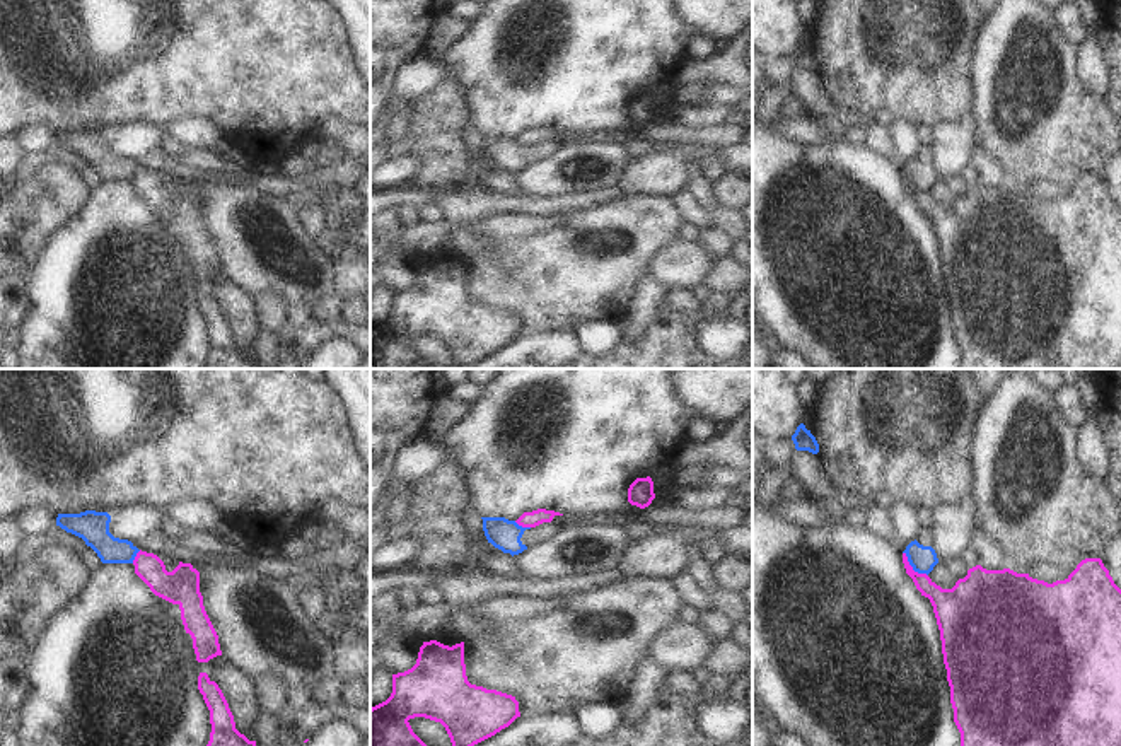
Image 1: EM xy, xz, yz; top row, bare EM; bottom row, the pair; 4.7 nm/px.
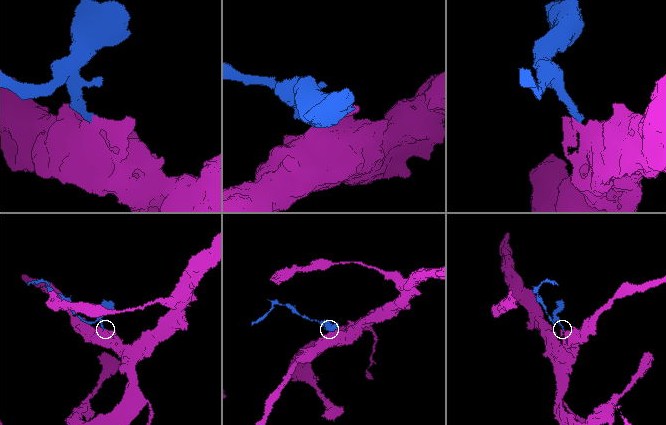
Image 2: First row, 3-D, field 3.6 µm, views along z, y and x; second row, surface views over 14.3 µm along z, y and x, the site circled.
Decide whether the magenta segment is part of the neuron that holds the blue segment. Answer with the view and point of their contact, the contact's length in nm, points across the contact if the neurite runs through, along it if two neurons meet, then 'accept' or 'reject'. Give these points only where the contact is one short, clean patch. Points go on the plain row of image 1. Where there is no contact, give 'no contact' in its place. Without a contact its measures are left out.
meets blue in yz at (911, 183); contact 170 nm long; border along yz (903, 169), (908, 181), (927, 193); reject

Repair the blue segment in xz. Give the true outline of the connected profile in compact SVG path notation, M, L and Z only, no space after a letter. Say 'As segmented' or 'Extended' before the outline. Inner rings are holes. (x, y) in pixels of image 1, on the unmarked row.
Extended. M481 135L483 149L495 166L503 171L519 172L529 164L555 154L560 149L558 142L543 140L536 145L522 145L515 138L505 135Z

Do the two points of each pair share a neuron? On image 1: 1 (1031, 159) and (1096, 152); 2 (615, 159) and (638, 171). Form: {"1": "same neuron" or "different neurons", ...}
{"1": "same neuron", "2": "different neurons"}

